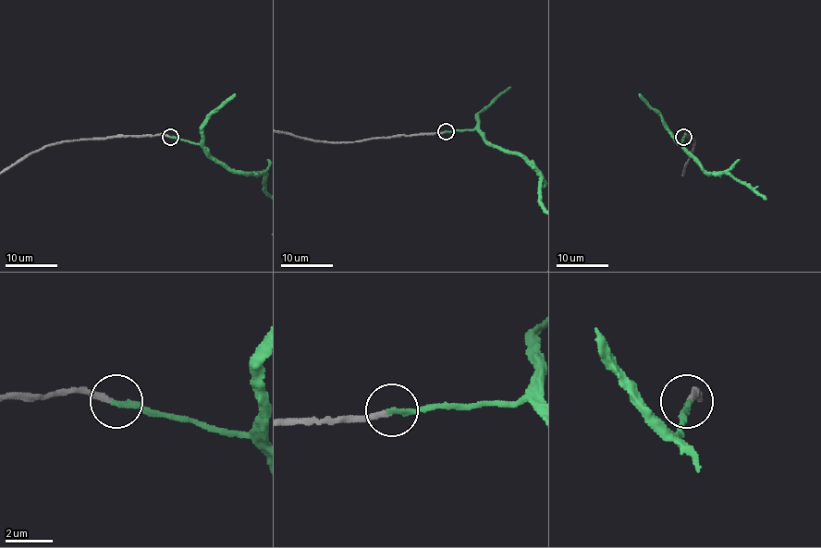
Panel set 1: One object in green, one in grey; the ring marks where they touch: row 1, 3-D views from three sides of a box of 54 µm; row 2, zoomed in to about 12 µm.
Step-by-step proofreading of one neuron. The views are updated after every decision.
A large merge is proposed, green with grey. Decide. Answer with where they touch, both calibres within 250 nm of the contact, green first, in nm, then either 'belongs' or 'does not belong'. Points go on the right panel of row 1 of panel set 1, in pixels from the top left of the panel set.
place (683, 137); calibres 240 and 240 nm; belongs

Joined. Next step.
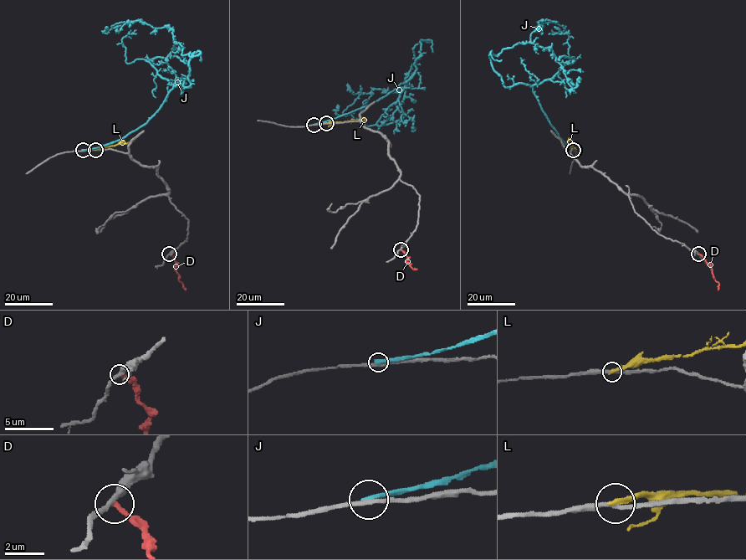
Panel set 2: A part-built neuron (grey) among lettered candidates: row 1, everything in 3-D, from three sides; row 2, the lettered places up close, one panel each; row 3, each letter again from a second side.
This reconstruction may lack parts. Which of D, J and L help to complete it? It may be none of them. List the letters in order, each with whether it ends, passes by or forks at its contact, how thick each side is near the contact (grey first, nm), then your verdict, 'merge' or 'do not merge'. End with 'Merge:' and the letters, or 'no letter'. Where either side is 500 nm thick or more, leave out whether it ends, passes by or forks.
D: it ends there; 320 nm thick on the grey side, 280 nm on the other; do not merge
J: it ends there; 200 nm thick on the grey side, 280 nm on the other; do not merge
L: it ends there; 240 nm thick on the grey side, 280 nm on the other; do not merge
Merge: no letter

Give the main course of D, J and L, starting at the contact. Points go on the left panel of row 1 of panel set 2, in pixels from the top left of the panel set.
D: (169, 254), (176, 263), (178, 280), (186, 290)
J: (82, 150), (136, 131), (175, 86), (190, 84), (189, 53), (169, 27), (138, 20), (106, 27)
L: (95, 149), (130, 141)

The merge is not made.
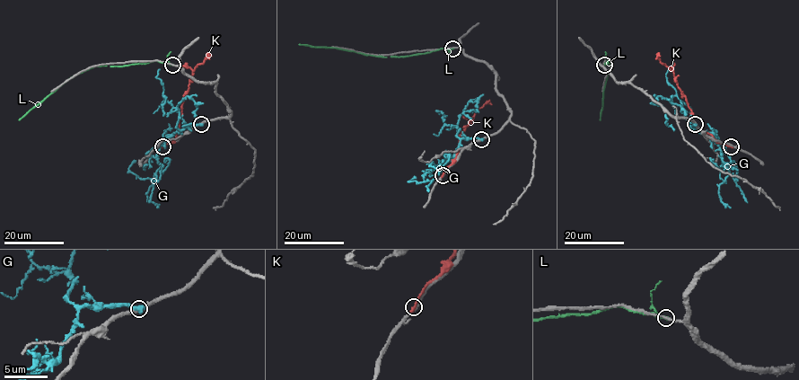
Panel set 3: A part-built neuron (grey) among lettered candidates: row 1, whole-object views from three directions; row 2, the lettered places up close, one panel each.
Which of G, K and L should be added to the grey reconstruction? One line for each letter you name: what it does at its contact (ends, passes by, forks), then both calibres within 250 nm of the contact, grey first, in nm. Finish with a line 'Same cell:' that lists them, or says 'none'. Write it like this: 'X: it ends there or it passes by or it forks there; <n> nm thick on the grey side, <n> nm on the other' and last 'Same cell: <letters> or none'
Same cell: none

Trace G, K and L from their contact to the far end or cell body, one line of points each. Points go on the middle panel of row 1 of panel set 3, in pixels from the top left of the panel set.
G: (481, 139), (462, 138), (454, 154), (437, 166), (441, 169), (434, 179), (408, 181), (416, 178)
K: (443, 175), (455, 158), (460, 136), (474, 113), (486, 102), (490, 103)
L: (452, 48), (403, 57), (381, 57), (299, 44)

